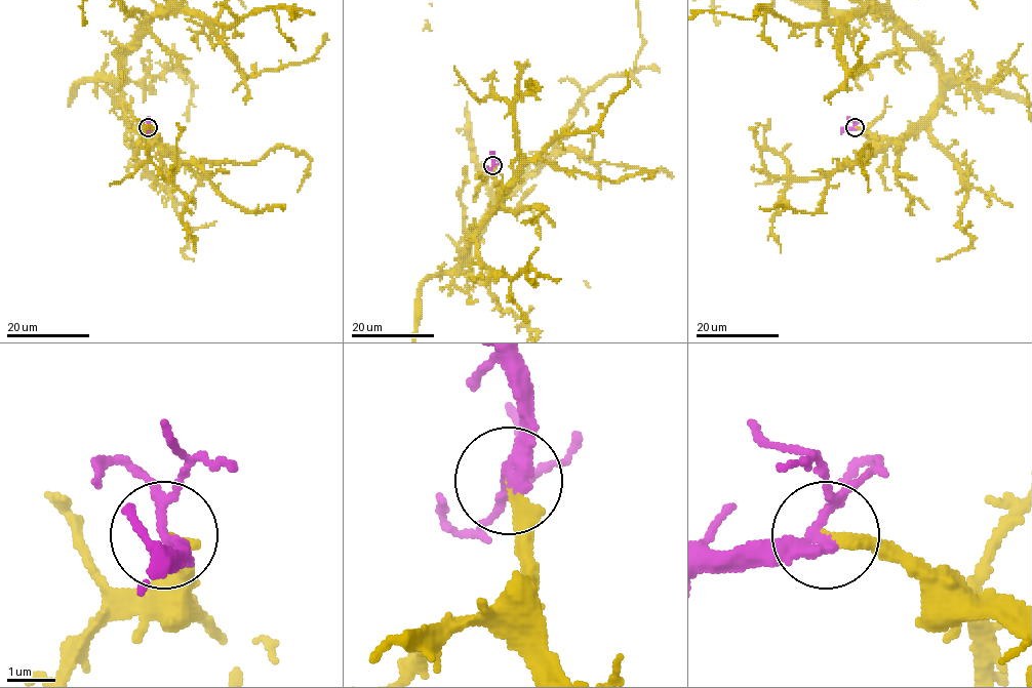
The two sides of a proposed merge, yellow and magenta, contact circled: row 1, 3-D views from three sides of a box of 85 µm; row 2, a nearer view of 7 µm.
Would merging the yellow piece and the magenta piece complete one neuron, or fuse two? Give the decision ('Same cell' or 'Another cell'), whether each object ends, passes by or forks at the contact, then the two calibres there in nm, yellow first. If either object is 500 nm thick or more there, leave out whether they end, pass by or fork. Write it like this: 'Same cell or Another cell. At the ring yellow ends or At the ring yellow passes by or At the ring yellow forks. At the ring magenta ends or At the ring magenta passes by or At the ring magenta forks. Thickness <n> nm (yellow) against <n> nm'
Same cell. At the ring yellow ends. At the ring magenta forks. Thickness 240 nm (yellow) against 200 nm

